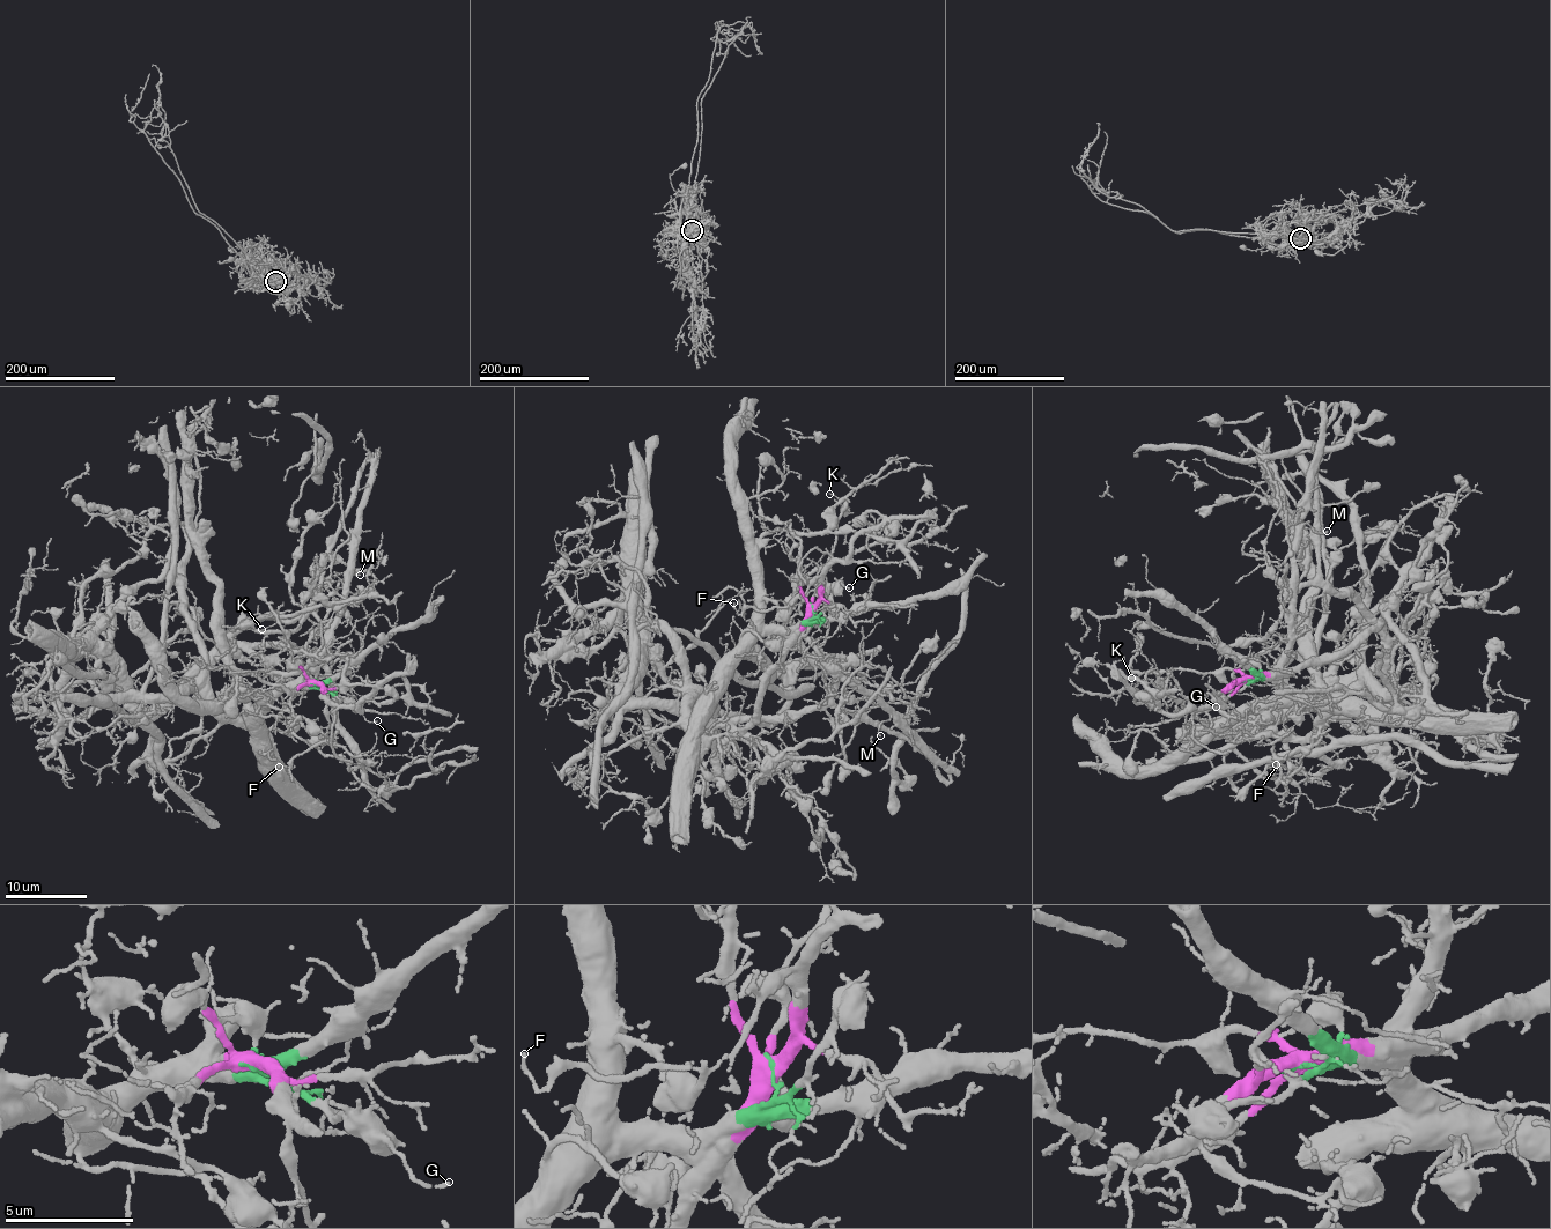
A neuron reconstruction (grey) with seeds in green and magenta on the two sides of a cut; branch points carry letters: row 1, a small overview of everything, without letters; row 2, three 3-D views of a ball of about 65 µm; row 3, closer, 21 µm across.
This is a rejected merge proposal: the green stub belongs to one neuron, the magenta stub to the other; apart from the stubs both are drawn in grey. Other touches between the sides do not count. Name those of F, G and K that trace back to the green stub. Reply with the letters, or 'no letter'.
F, G

